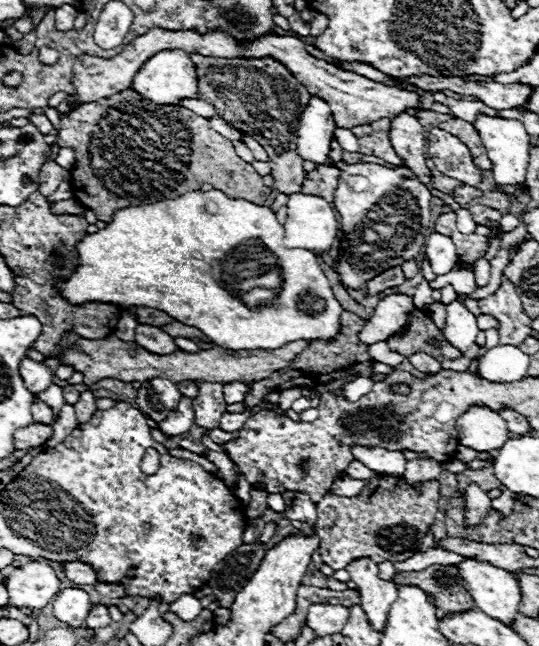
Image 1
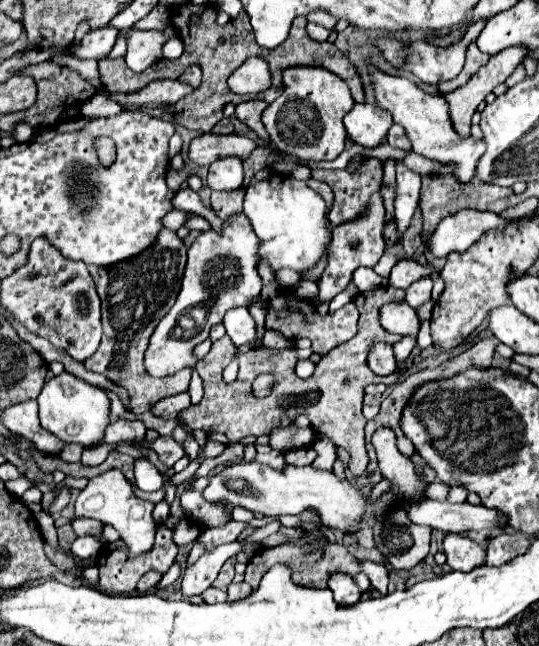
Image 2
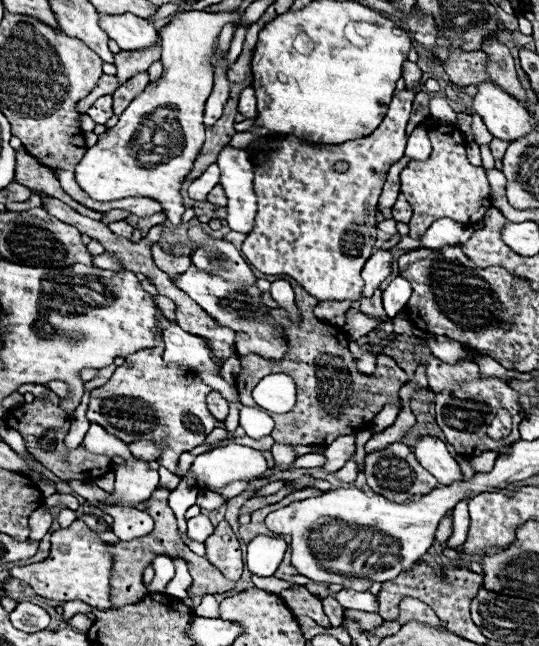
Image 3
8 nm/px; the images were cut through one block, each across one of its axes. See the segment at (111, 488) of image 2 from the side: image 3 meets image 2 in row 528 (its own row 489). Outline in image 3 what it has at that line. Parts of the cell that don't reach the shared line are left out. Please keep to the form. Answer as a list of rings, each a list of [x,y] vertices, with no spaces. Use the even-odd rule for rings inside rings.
[[[132,458],[116,468],[116,496],[140,504],[158,488],[158,470],[152,470],[146,460]]]

